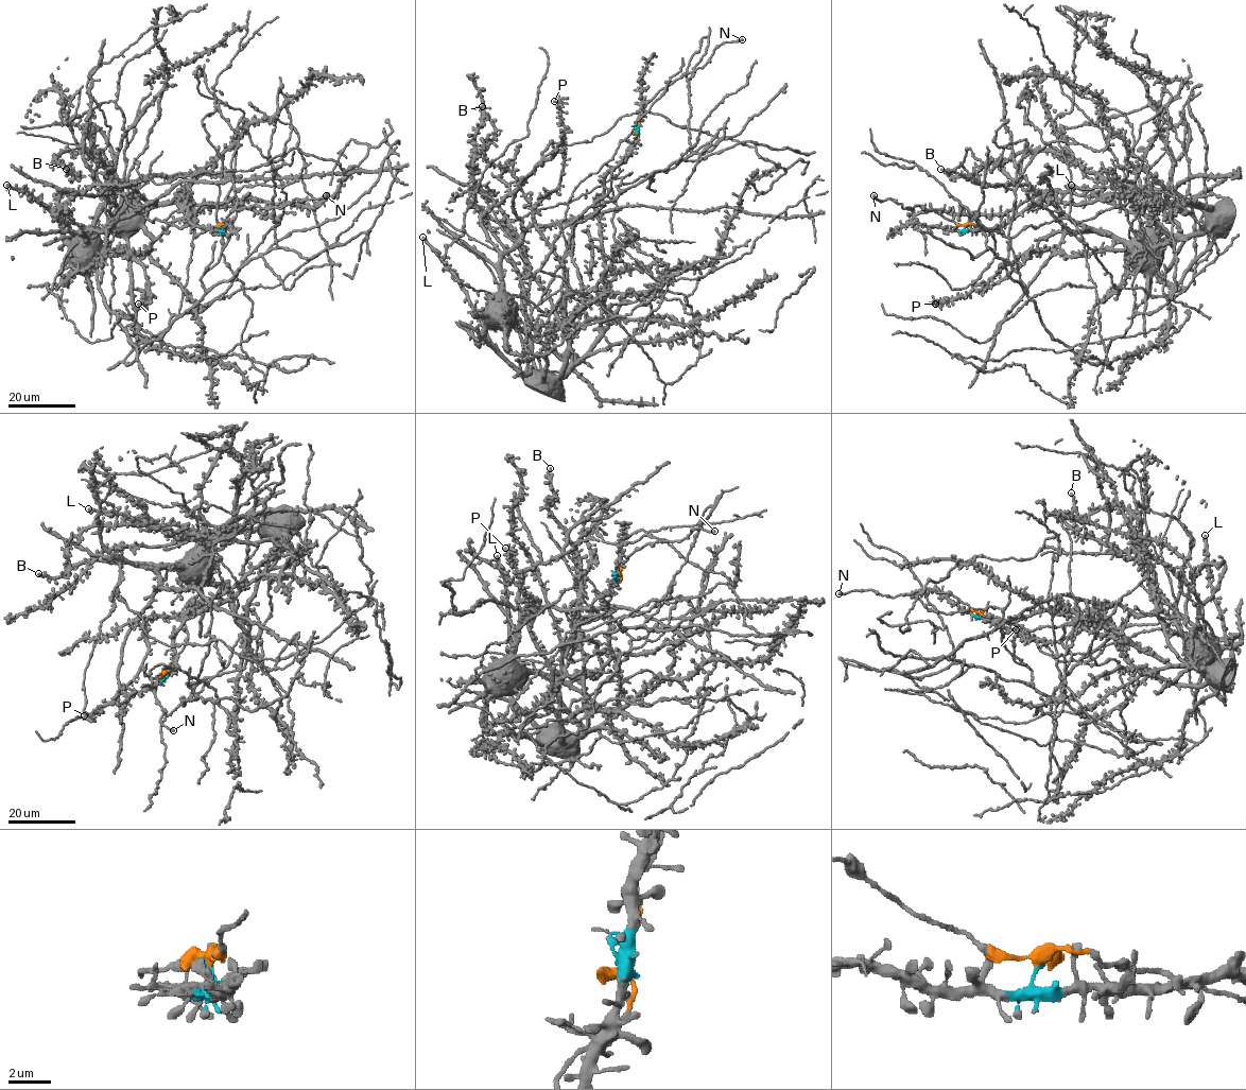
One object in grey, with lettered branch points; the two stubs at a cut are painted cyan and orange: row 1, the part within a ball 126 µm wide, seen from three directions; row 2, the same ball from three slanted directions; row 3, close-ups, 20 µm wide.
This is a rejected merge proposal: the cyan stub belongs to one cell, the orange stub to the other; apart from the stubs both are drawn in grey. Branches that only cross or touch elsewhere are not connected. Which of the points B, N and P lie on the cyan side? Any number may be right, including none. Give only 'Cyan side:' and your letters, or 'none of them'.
Cyan side: B, P

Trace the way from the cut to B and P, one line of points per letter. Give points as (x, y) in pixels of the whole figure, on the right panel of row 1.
B: (965, 225), (1151, 190), (1197, 203), (1160, 202), (1051, 152), (966, 177), (941, 169)
P: (965, 225), (1151, 190), (1212, 212), (1204, 231), (1147, 248), (1034, 251), (985, 289), (935, 303)

